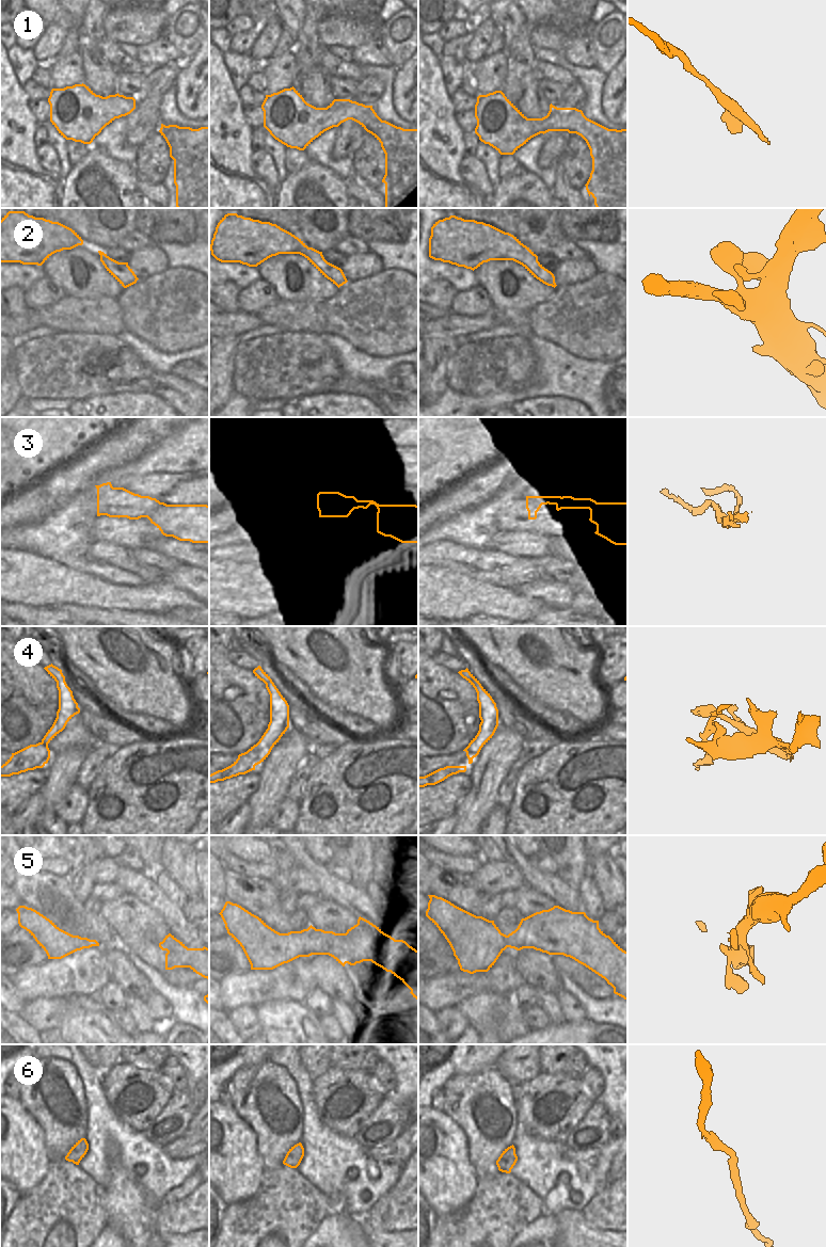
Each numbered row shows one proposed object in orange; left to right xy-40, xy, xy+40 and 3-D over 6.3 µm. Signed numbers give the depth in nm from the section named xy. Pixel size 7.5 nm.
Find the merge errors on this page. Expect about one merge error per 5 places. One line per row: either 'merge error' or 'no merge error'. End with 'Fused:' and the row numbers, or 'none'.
1: no merge error
2: no merge error
3: merge error
4: merge error
5: no merge error
6: no merge error
Fused: 3, 4

